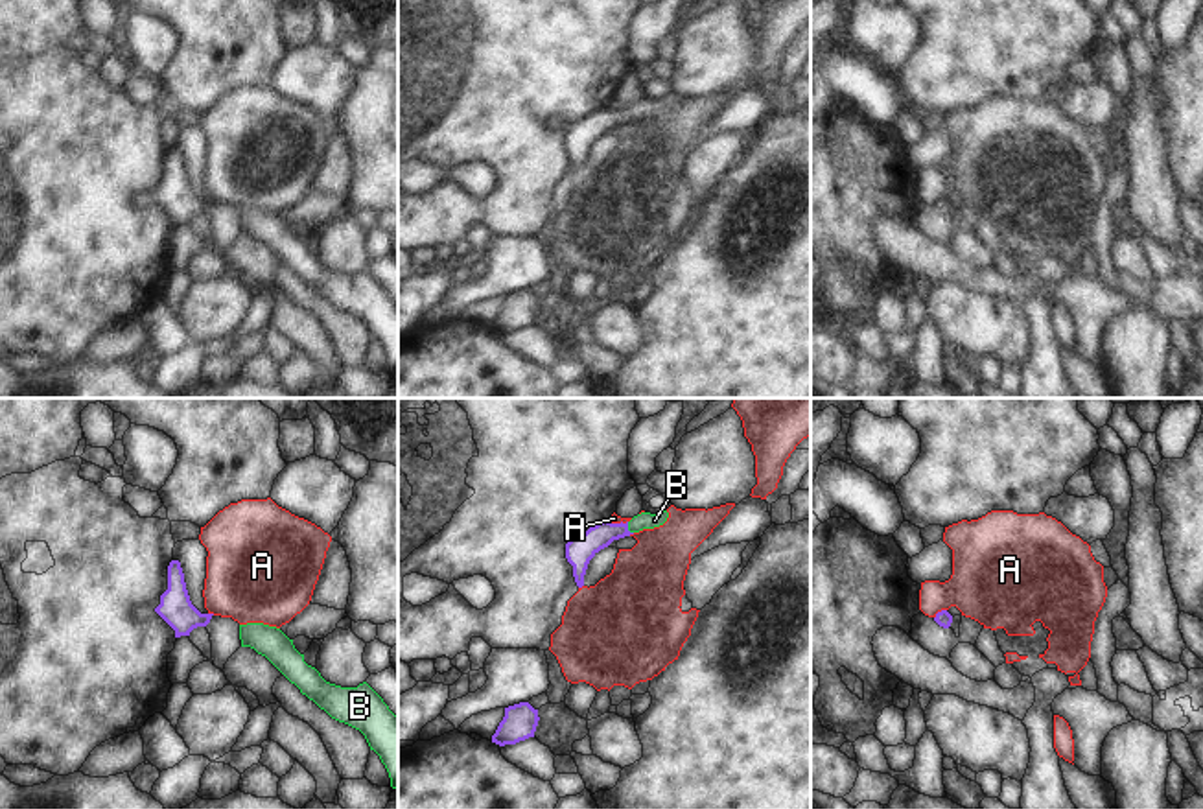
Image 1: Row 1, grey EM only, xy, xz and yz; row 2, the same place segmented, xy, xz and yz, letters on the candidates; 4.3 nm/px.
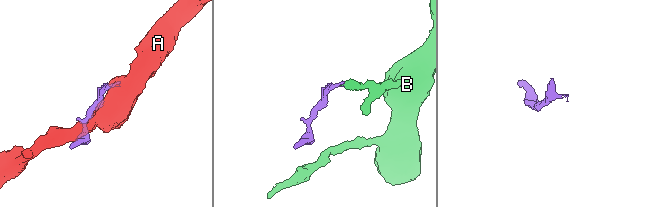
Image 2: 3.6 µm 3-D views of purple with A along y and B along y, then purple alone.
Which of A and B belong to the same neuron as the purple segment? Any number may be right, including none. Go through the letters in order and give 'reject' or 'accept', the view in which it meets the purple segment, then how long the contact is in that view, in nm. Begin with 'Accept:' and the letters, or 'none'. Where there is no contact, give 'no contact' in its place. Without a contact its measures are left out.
Accept: B
A: reject; meets purple in yz; contact 70 nm long
B: accept; meets purple in xz; contact 60 nm long

